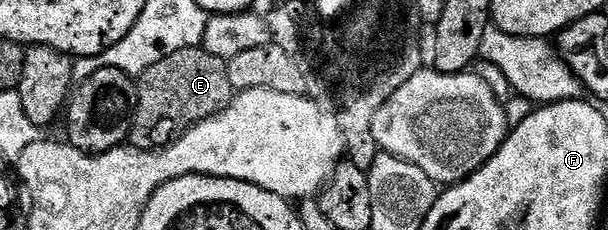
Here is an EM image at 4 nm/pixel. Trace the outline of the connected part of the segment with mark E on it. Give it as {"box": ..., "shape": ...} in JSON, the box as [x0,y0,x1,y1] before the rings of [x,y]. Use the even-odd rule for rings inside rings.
{"box":[131,46,237,149],"shape":[[[202,46],[183,48],[165,57],[140,76],[137,86],[139,99],[131,139],[139,149],[154,144],[151,143],[154,139],[174,136],[180,129],[220,115],[237,94],[229,81],[227,60],[213,57],[213,53],[203,50]]]}

